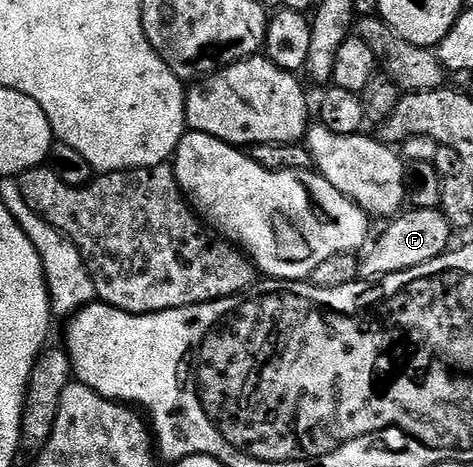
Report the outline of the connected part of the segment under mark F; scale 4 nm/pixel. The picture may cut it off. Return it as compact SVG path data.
M409 208L401 212L395 219L389 220L384 234L371 242L370 248L359 258L359 276L364 279L379 279L389 273L401 273L410 267L422 267L422 263L430 263L430 259L438 259L443 253L449 252L453 244L454 228L446 215L439 208Z

